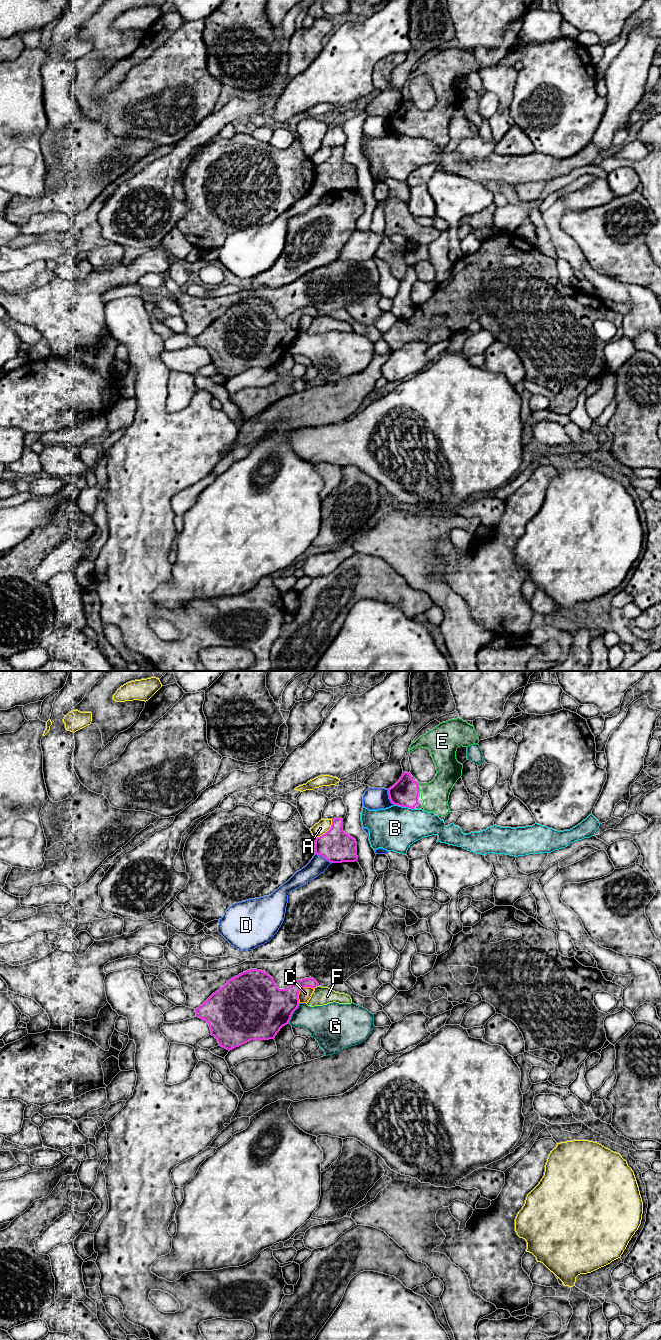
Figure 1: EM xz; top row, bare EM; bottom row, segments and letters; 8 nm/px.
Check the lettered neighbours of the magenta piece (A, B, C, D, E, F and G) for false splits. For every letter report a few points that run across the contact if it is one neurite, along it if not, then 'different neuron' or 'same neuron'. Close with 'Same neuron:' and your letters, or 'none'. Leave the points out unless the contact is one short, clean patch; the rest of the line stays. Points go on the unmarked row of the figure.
A: different neuron
B: different neuron
C: different neuron
D: different neuron
E: same neuron
F: different neuron
G: different neuron
Same neuron: E

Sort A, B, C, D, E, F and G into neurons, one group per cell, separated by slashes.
A / B / C / D / E / F / G

